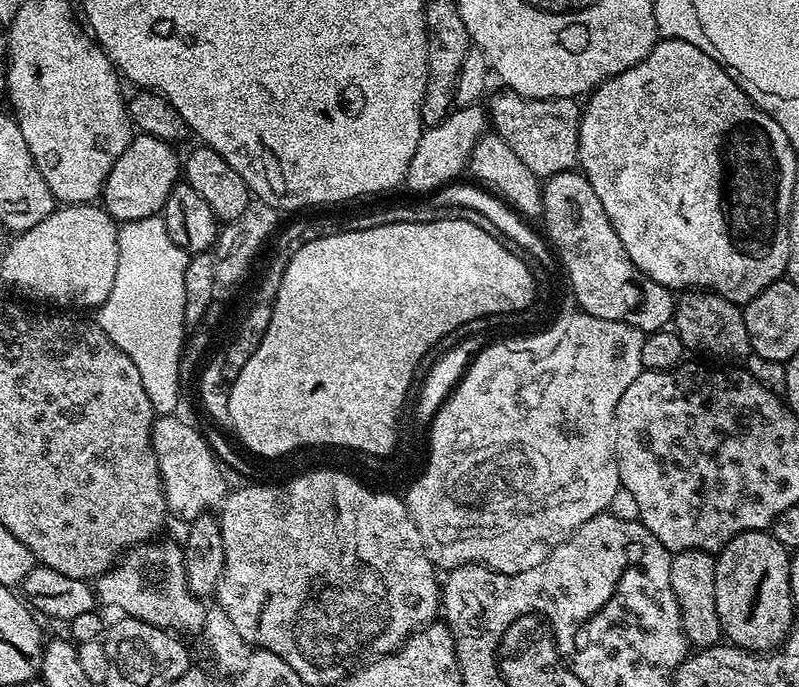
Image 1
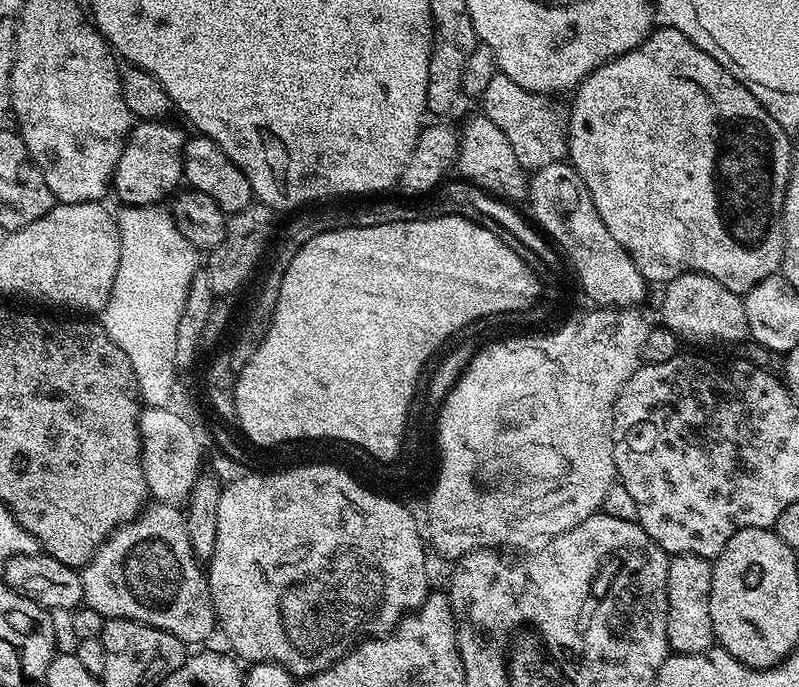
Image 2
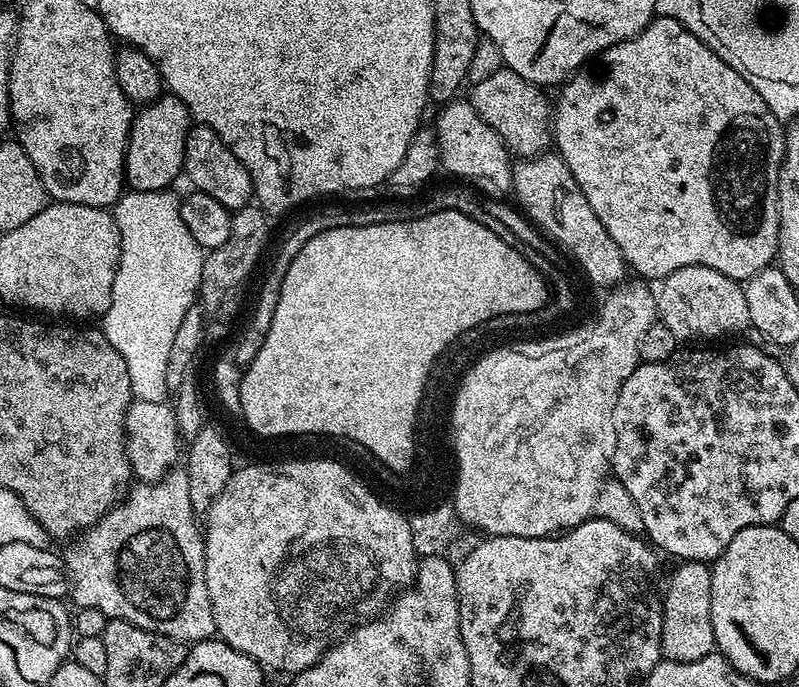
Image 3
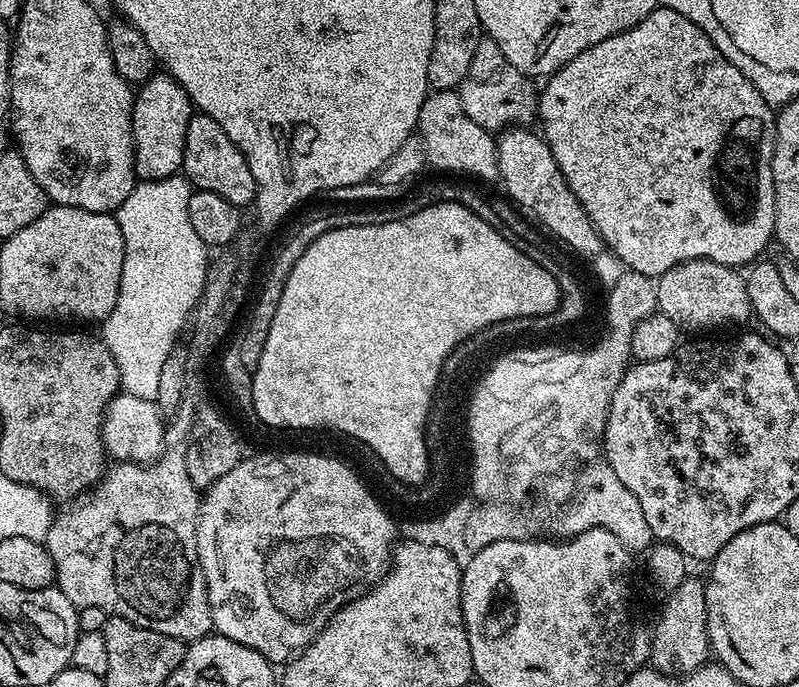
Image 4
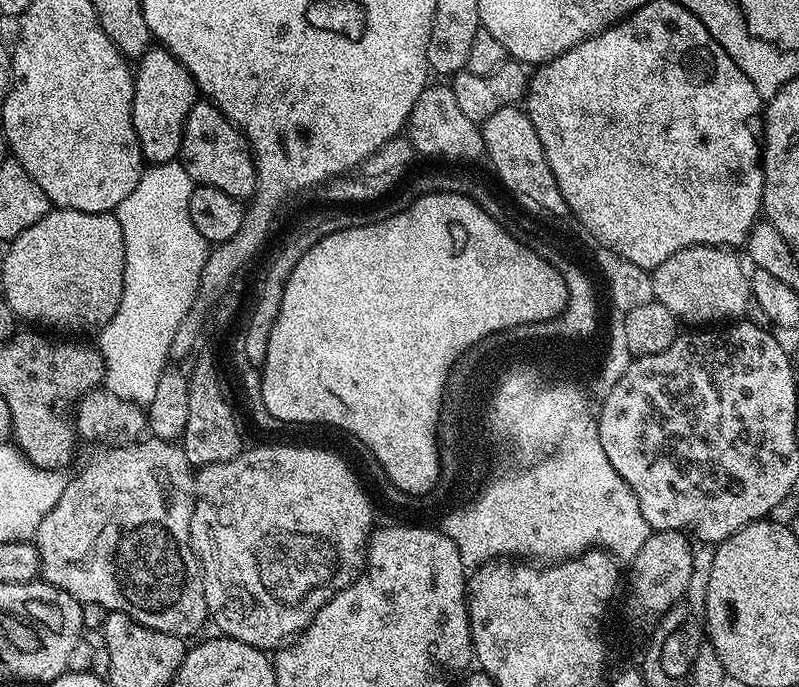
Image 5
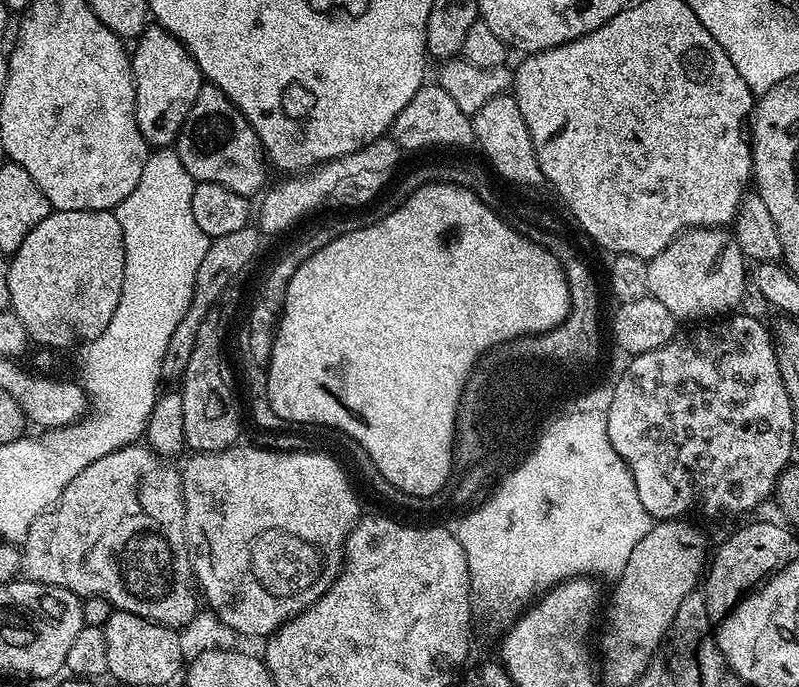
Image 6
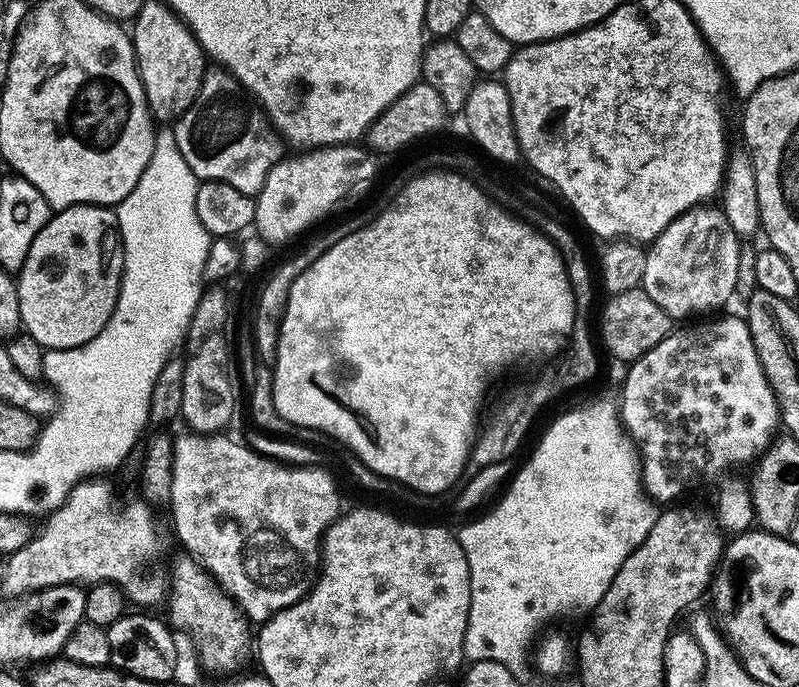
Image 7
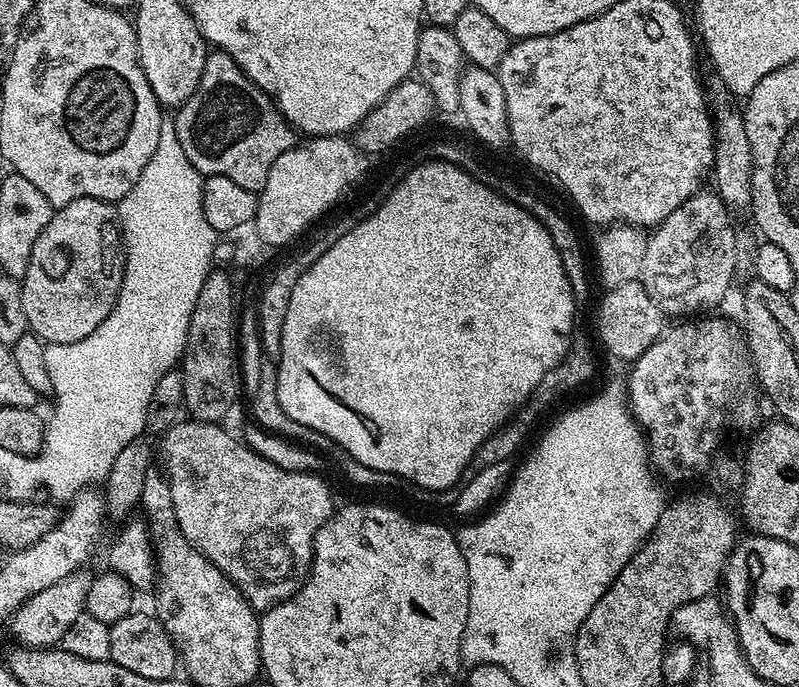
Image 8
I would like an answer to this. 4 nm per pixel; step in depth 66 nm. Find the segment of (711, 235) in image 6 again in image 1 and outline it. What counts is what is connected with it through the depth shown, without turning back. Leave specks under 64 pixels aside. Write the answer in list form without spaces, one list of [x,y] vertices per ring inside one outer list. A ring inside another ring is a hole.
[[[688,290],[674,304],[674,330],[680,335],[685,349],[697,348],[704,356],[717,356],[720,360],[736,360],[750,352],[746,322],[741,305],[732,304],[716,292]]]

